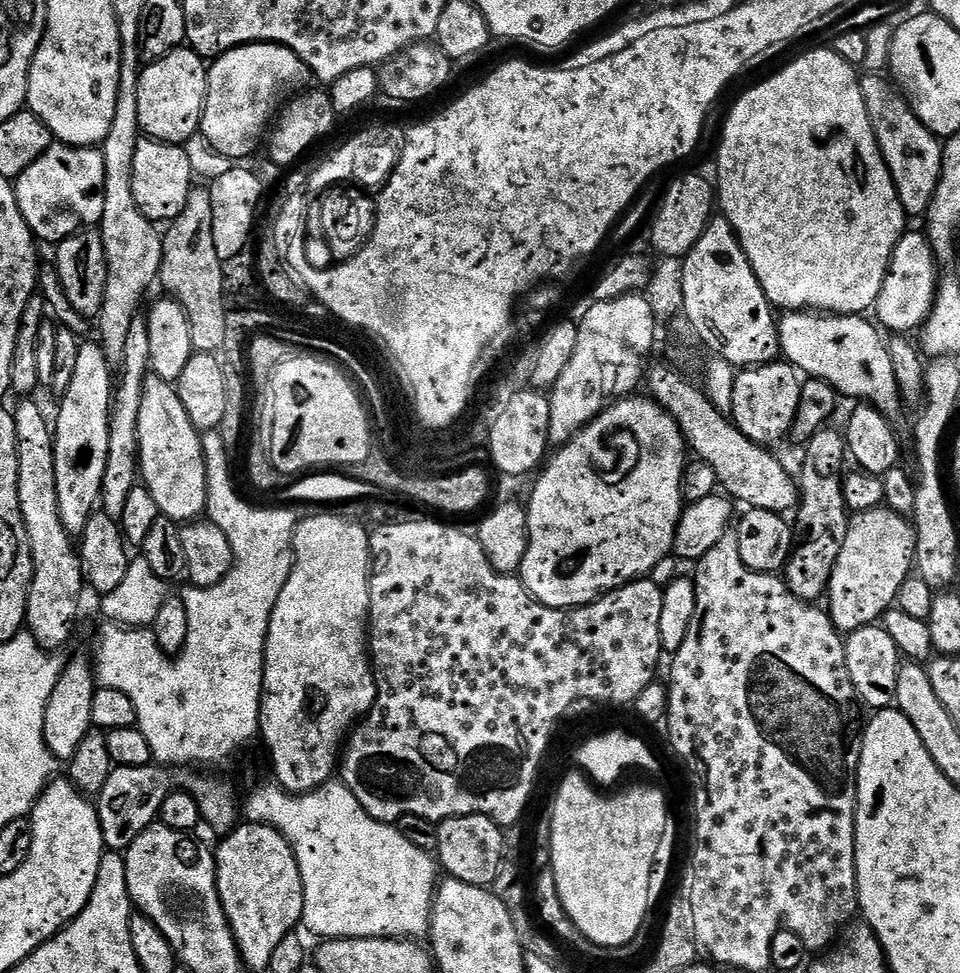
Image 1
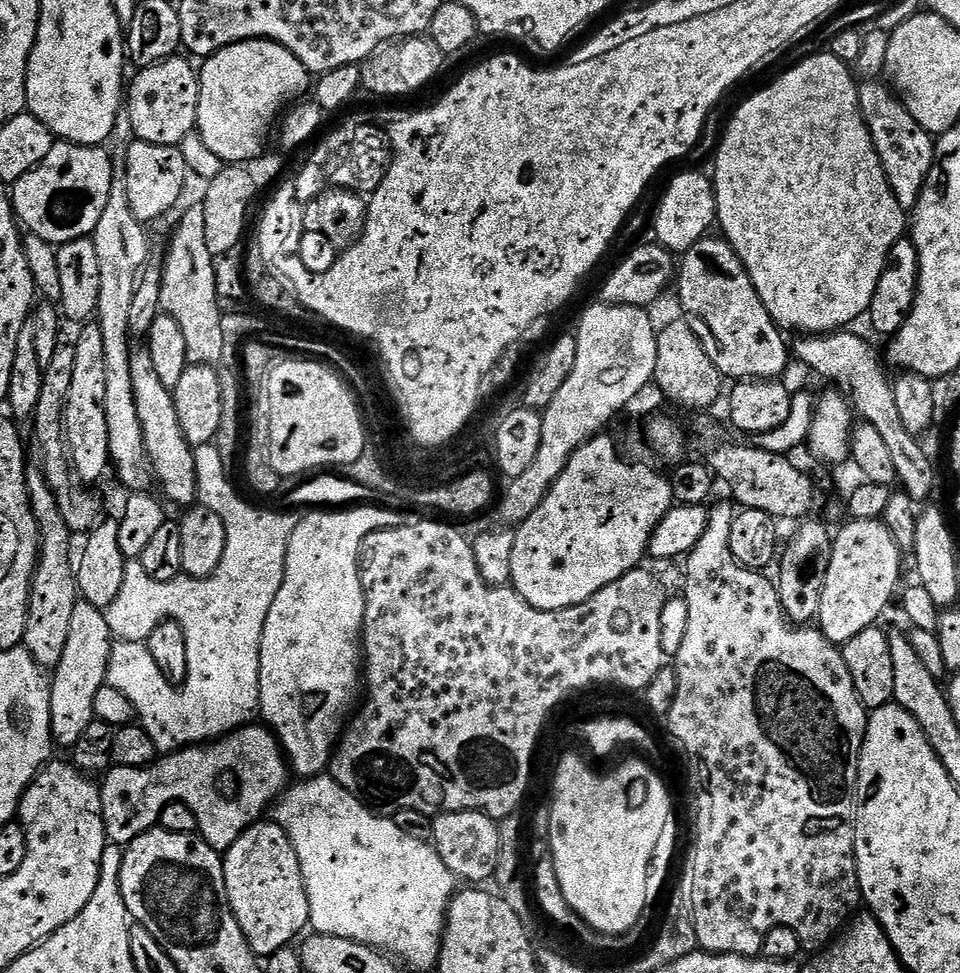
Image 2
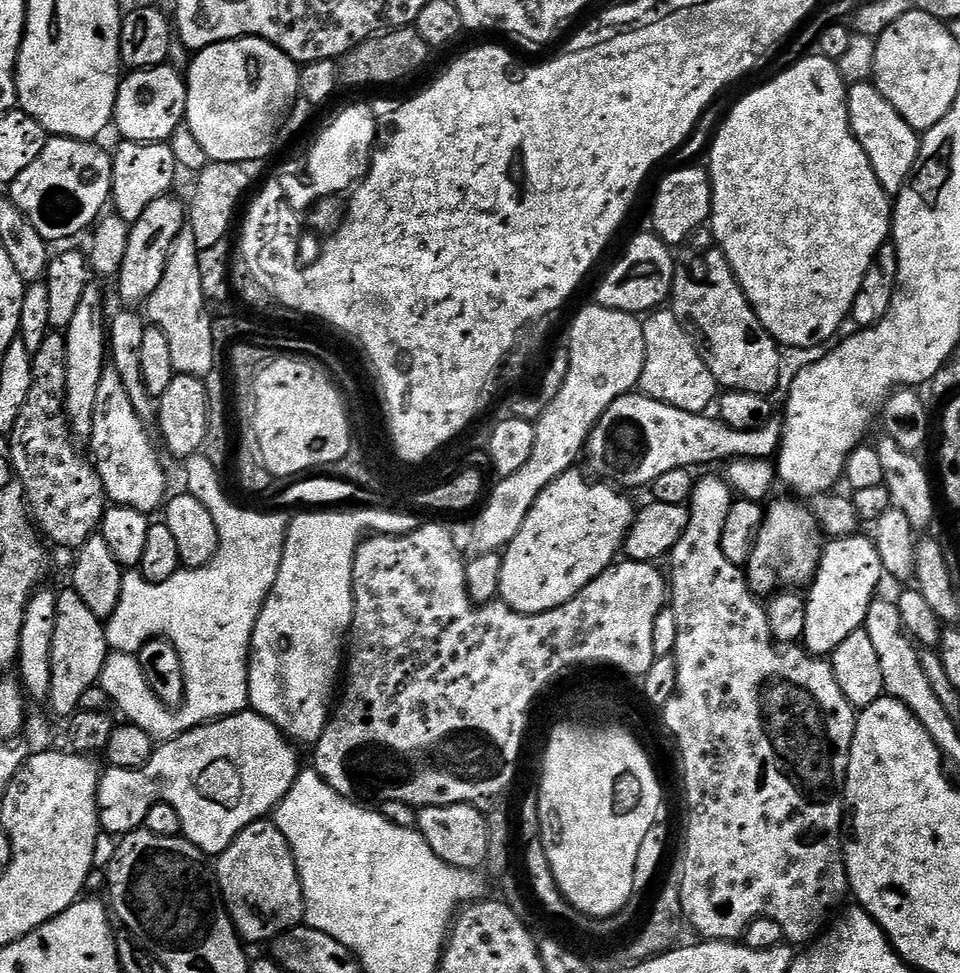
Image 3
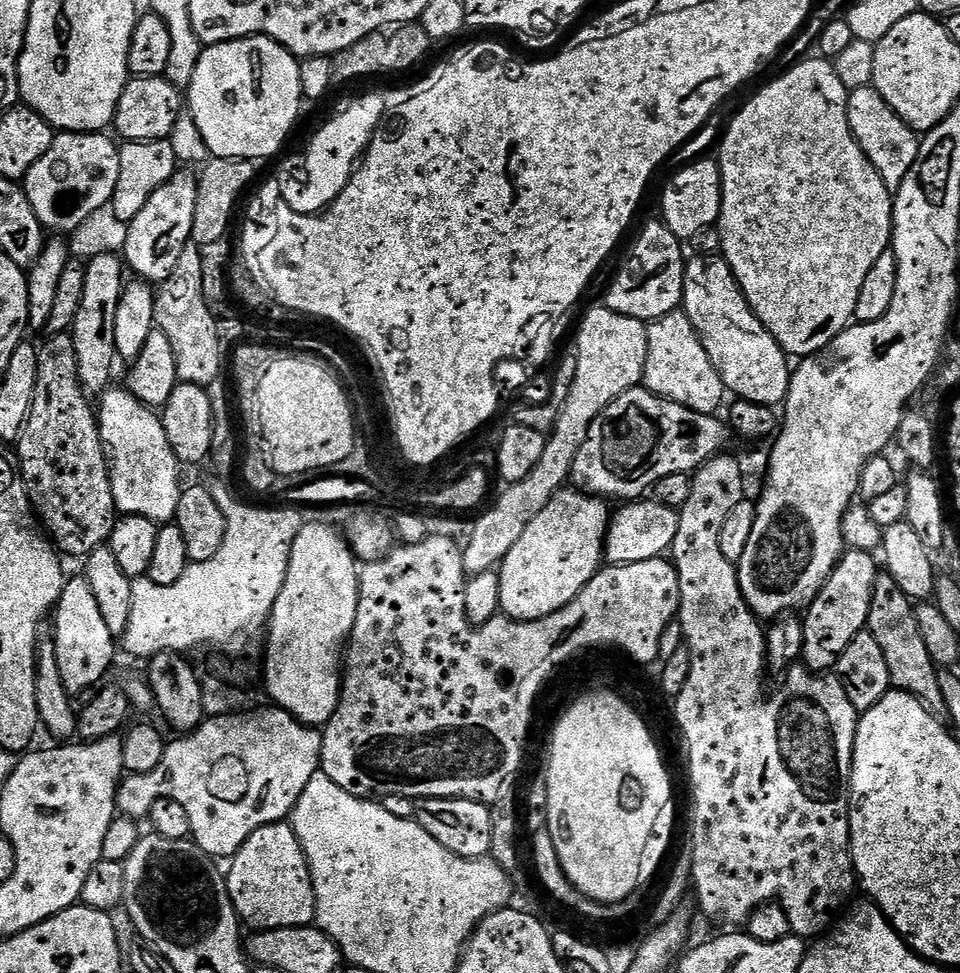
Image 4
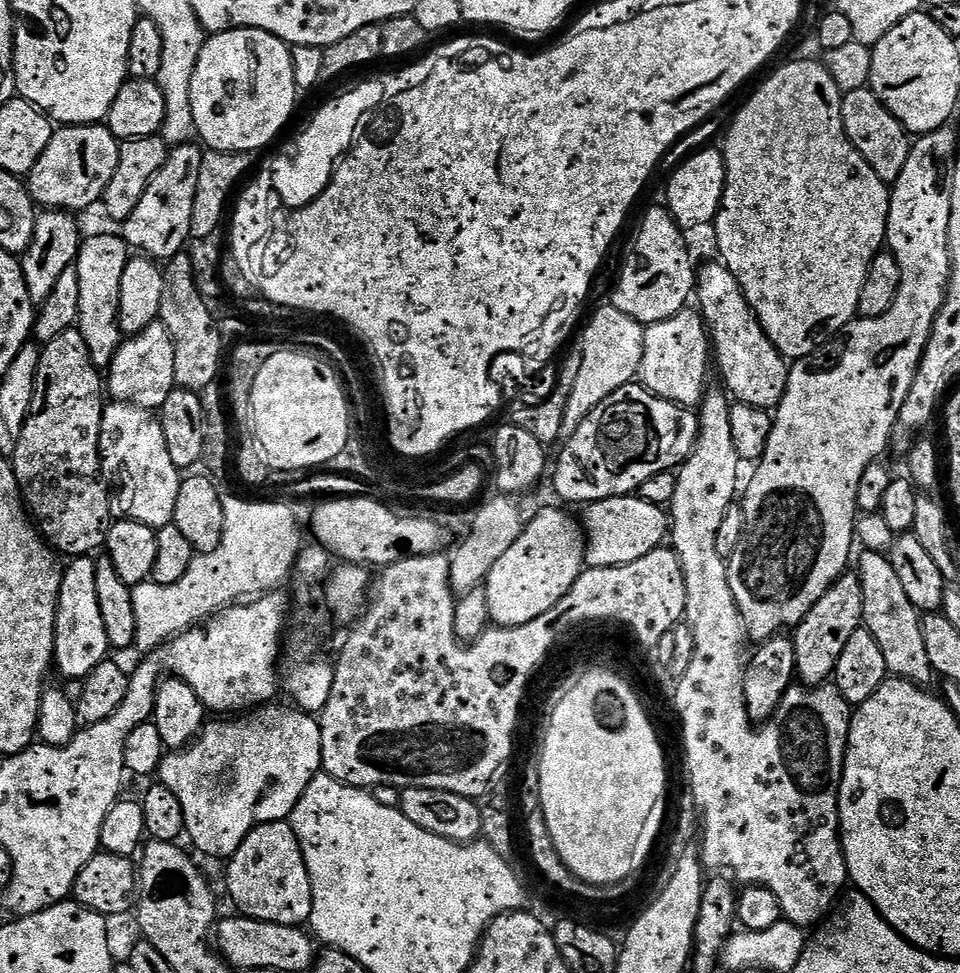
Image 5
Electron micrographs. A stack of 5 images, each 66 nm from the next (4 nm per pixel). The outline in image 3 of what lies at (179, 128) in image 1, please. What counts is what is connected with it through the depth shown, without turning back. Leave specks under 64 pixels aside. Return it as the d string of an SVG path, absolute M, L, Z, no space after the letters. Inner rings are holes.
M168 67L132 70L121 79L116 99L114 128L121 132L119 135L123 139L143 144L162 144L171 141L175 132L185 123L188 114L188 81L181 73L179 76L174 69Z

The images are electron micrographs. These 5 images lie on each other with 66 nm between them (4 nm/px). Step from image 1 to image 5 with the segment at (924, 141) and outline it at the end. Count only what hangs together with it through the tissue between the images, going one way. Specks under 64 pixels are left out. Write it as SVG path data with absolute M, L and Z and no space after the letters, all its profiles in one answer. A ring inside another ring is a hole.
M871 87L850 90L842 96L842 122L850 142L866 158L868 165L882 178L885 184L895 184L898 174L908 161L910 151L910 136L904 127L890 114L890 110L872 93Z

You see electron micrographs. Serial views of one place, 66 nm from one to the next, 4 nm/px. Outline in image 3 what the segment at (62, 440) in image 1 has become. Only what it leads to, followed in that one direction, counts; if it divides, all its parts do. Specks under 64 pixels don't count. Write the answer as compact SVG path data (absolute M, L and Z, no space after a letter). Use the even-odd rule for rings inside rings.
M90 290L82 296L78 311L67 326L66 339L68 341L66 407L75 435L88 438L92 435L92 419L98 411L98 384L102 382L102 374L110 356L110 316L104 313L102 293Z

